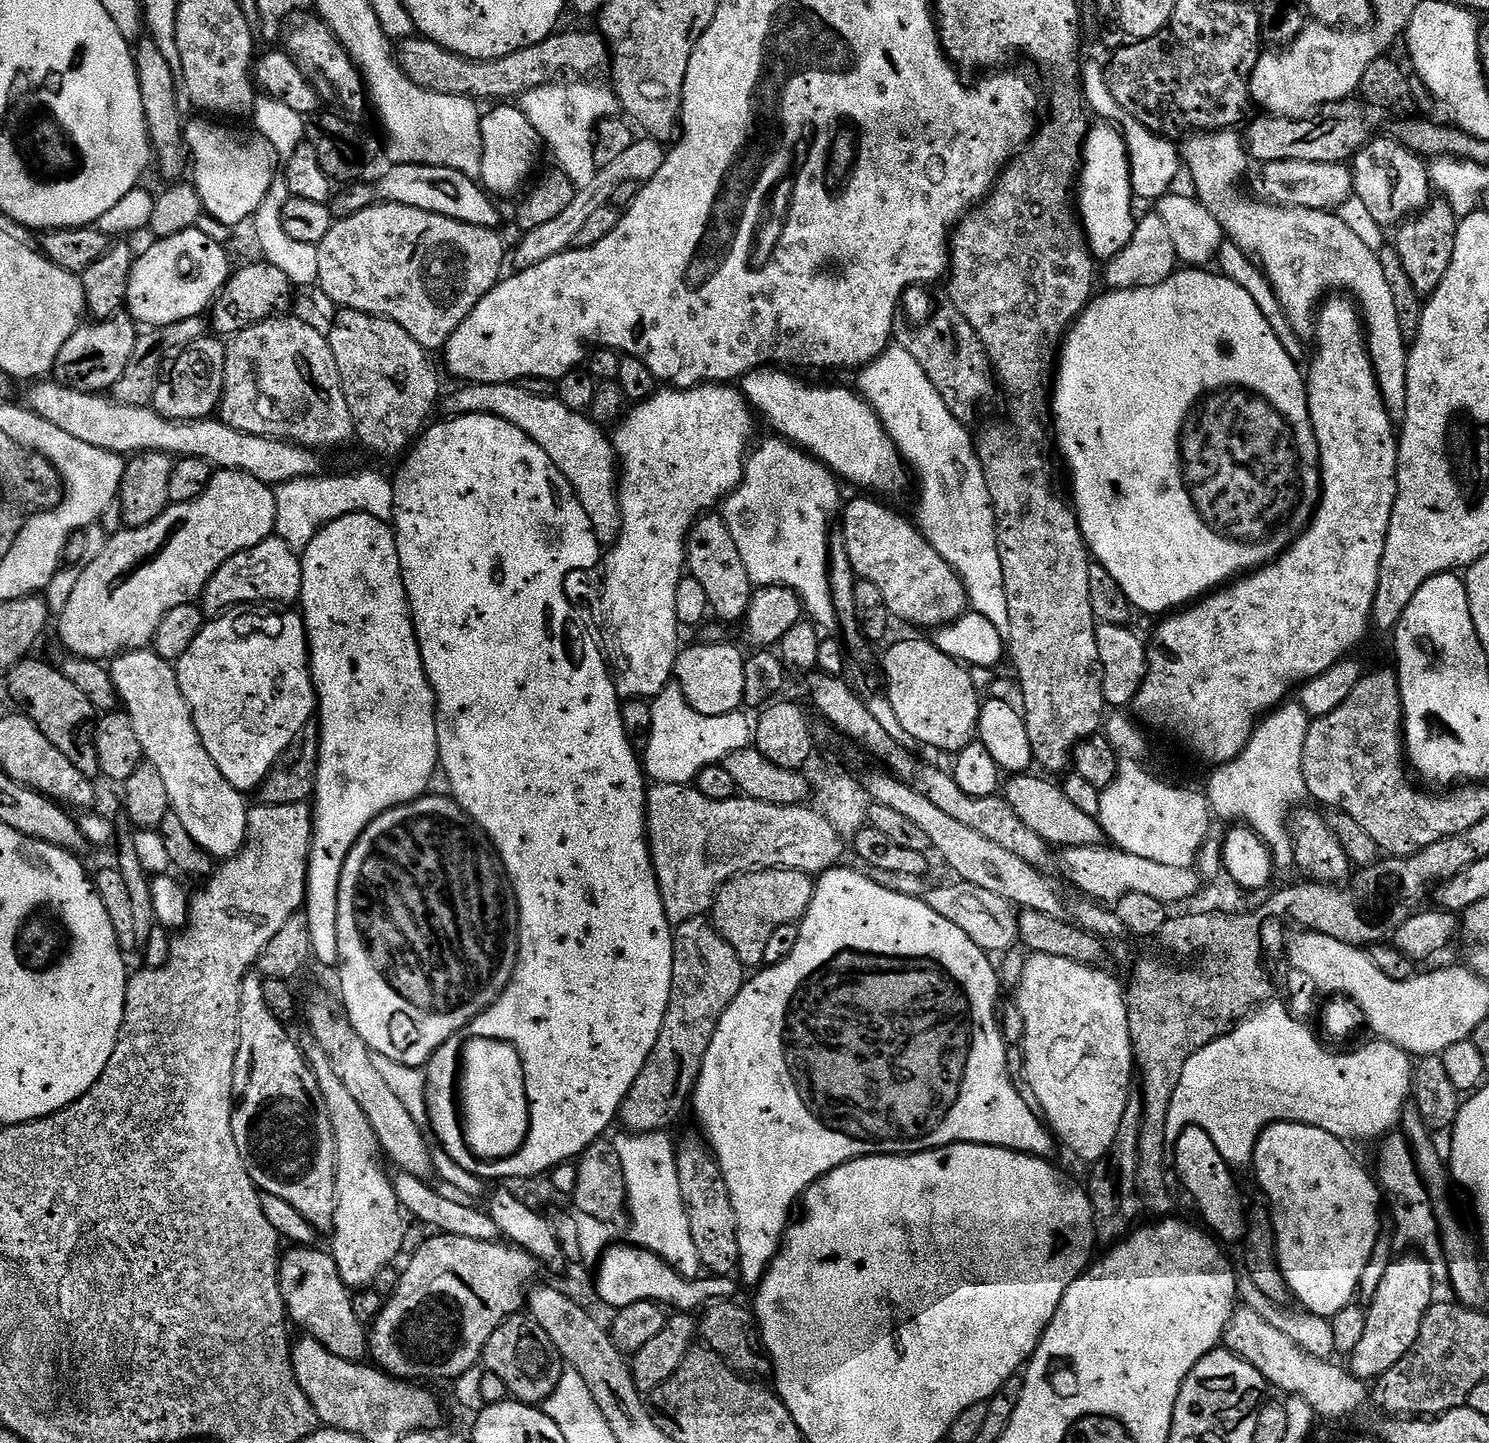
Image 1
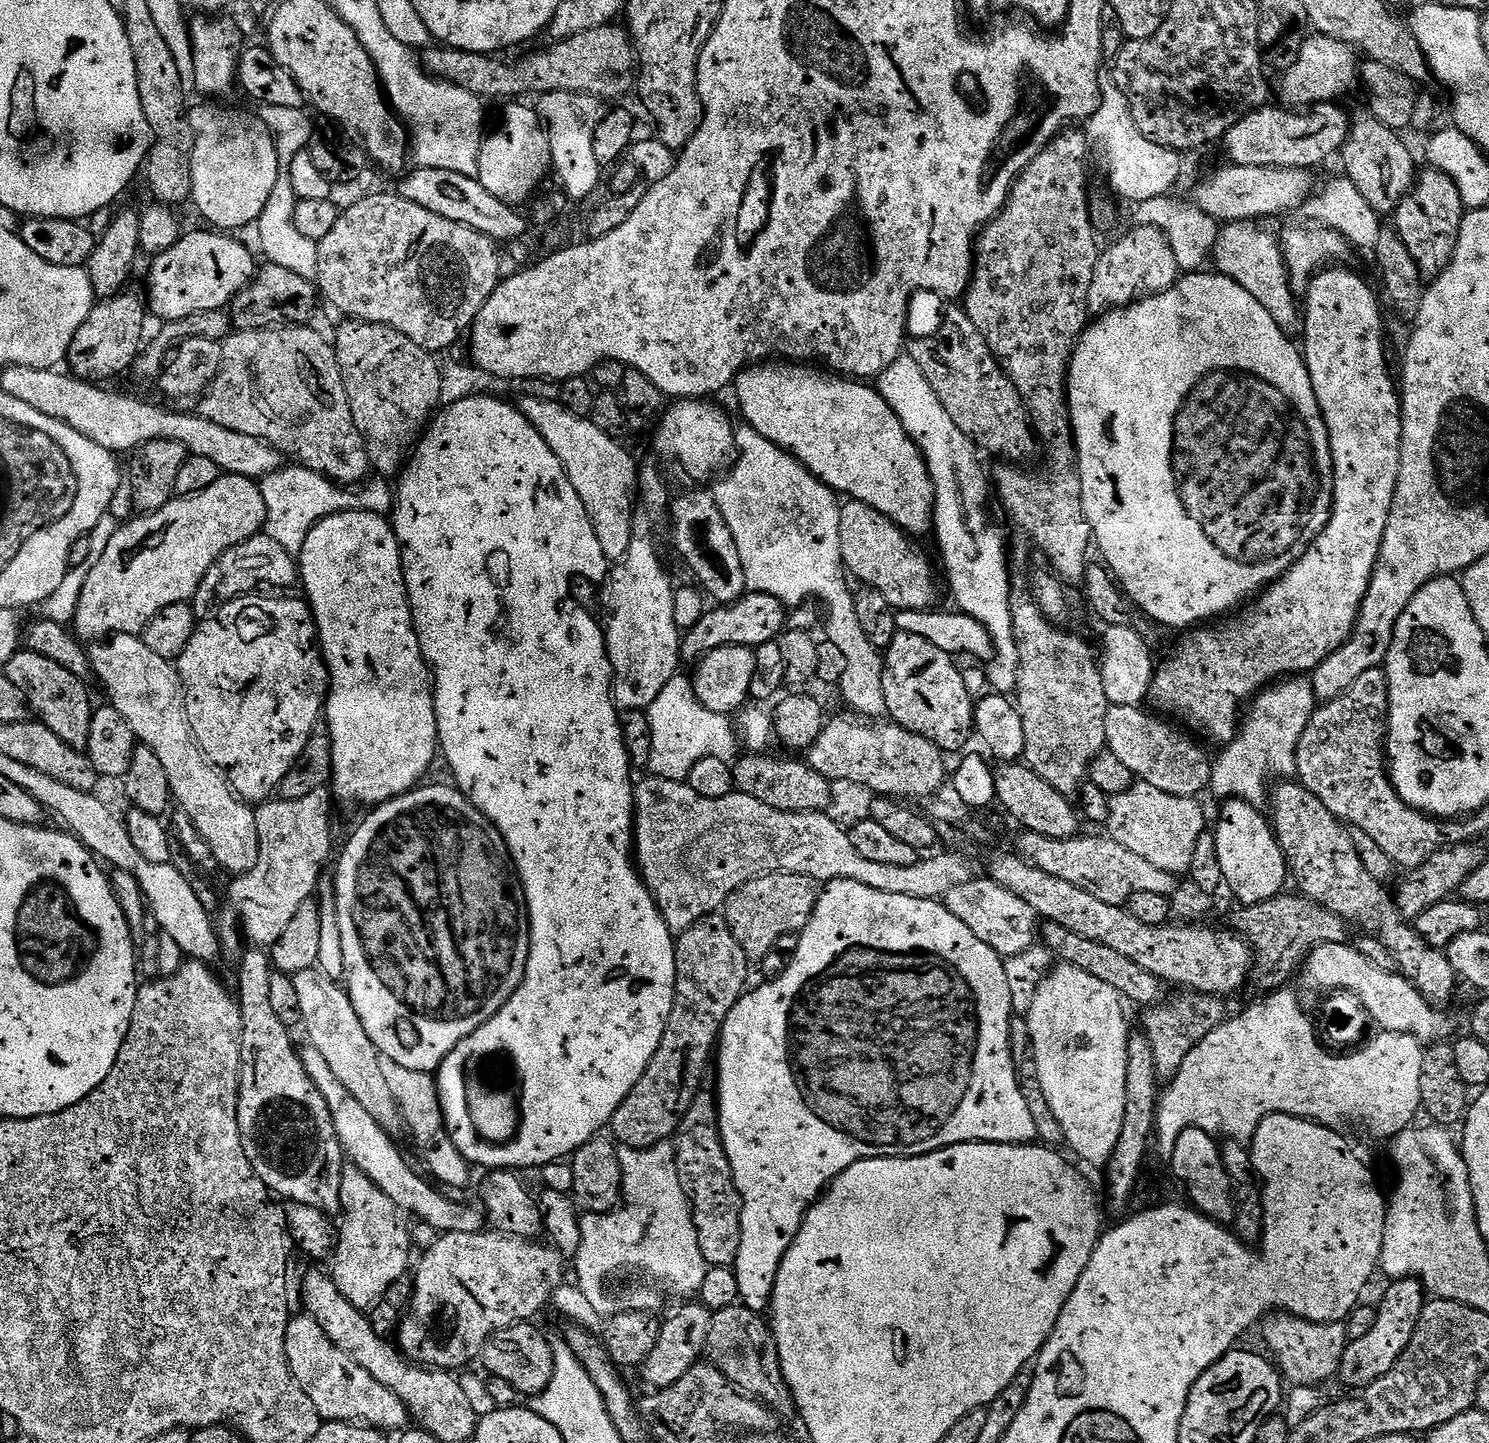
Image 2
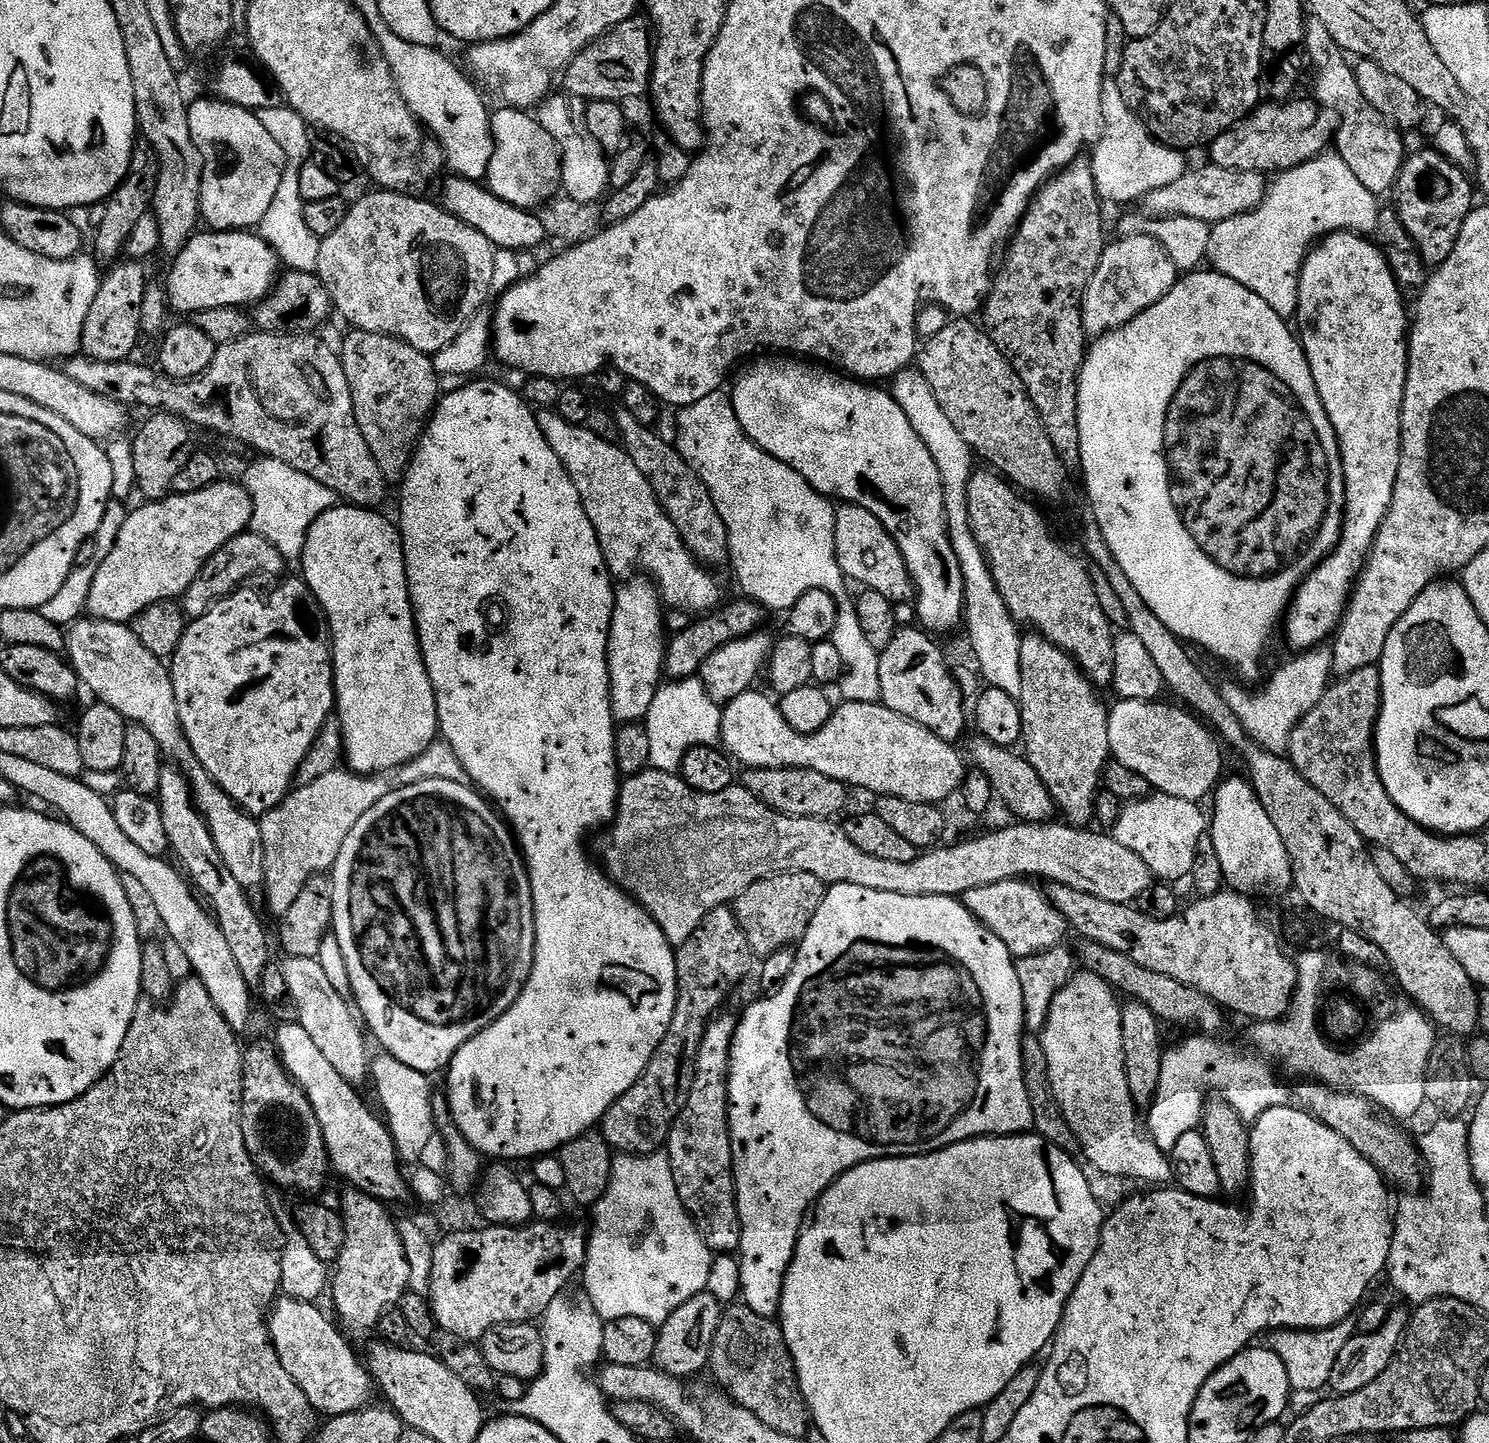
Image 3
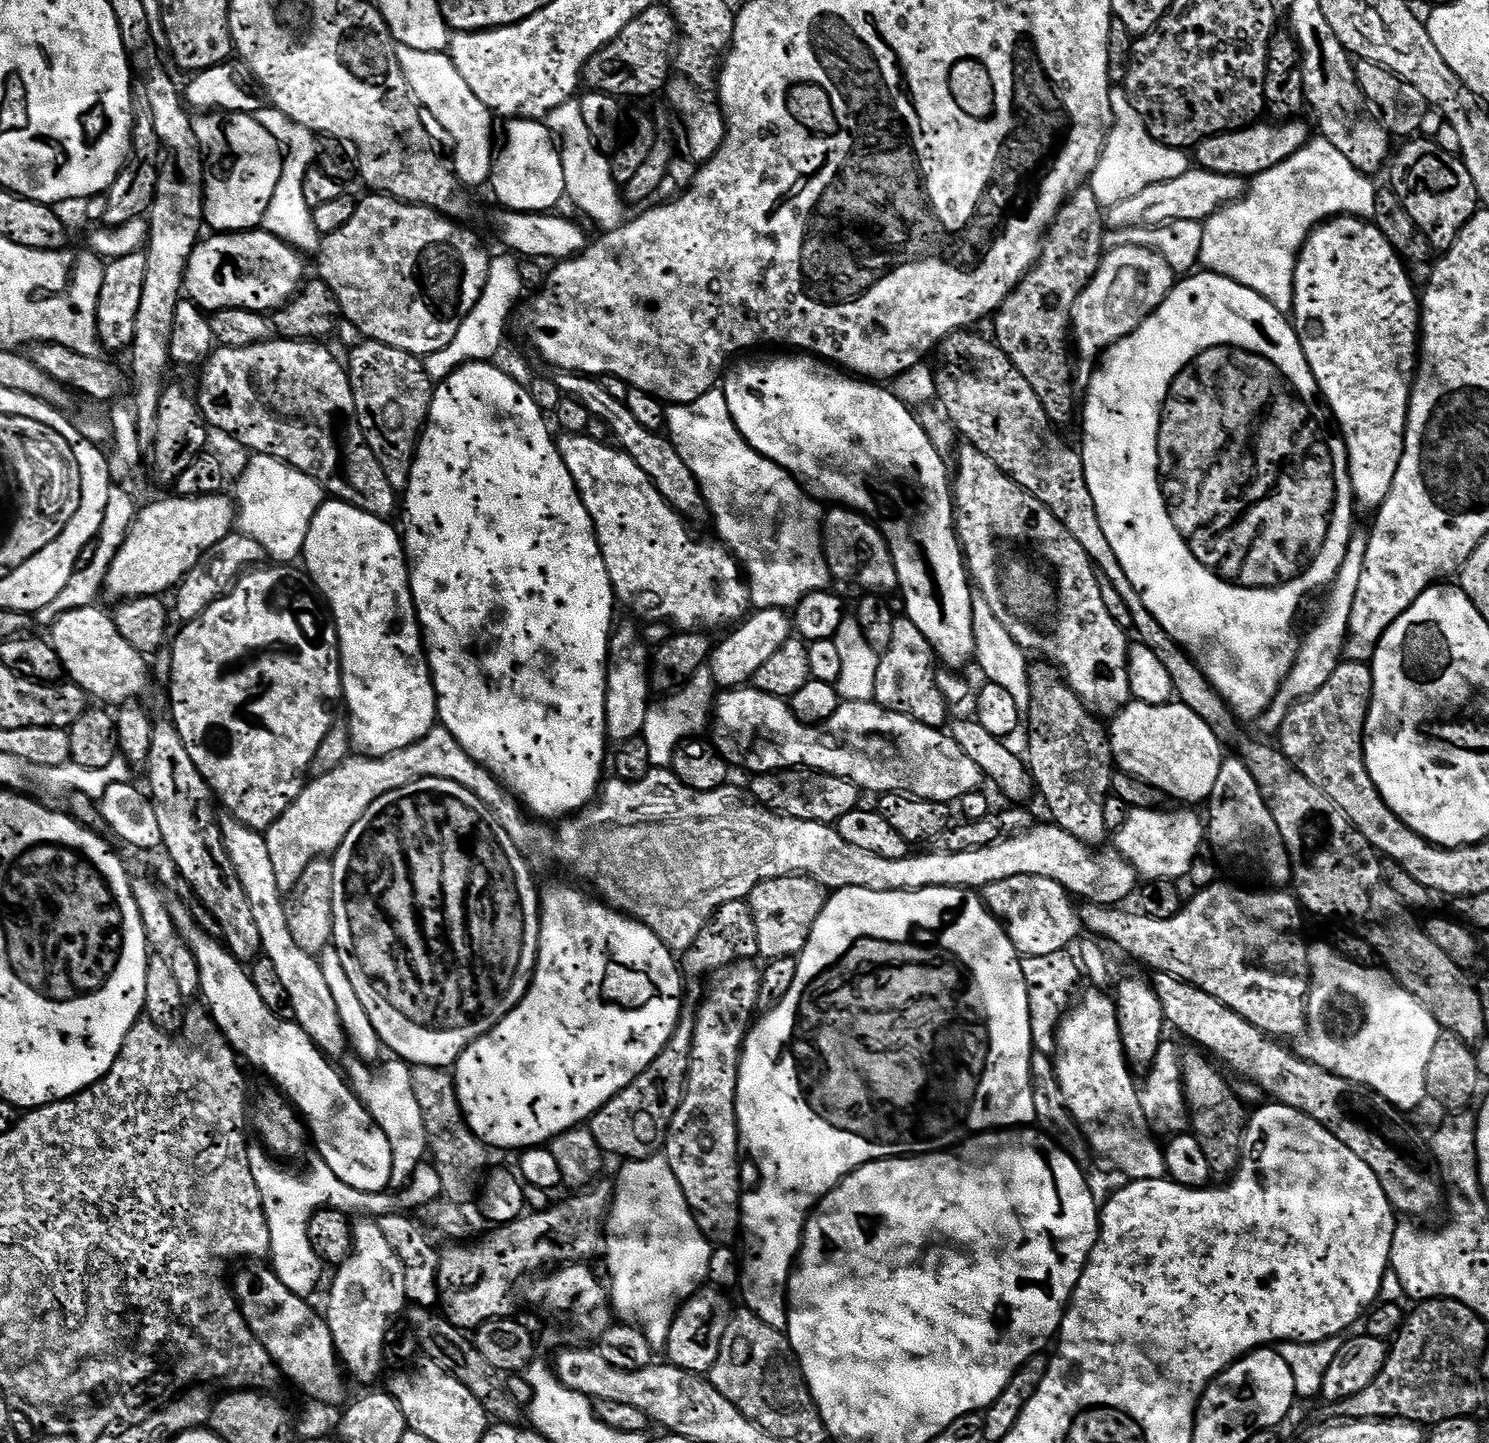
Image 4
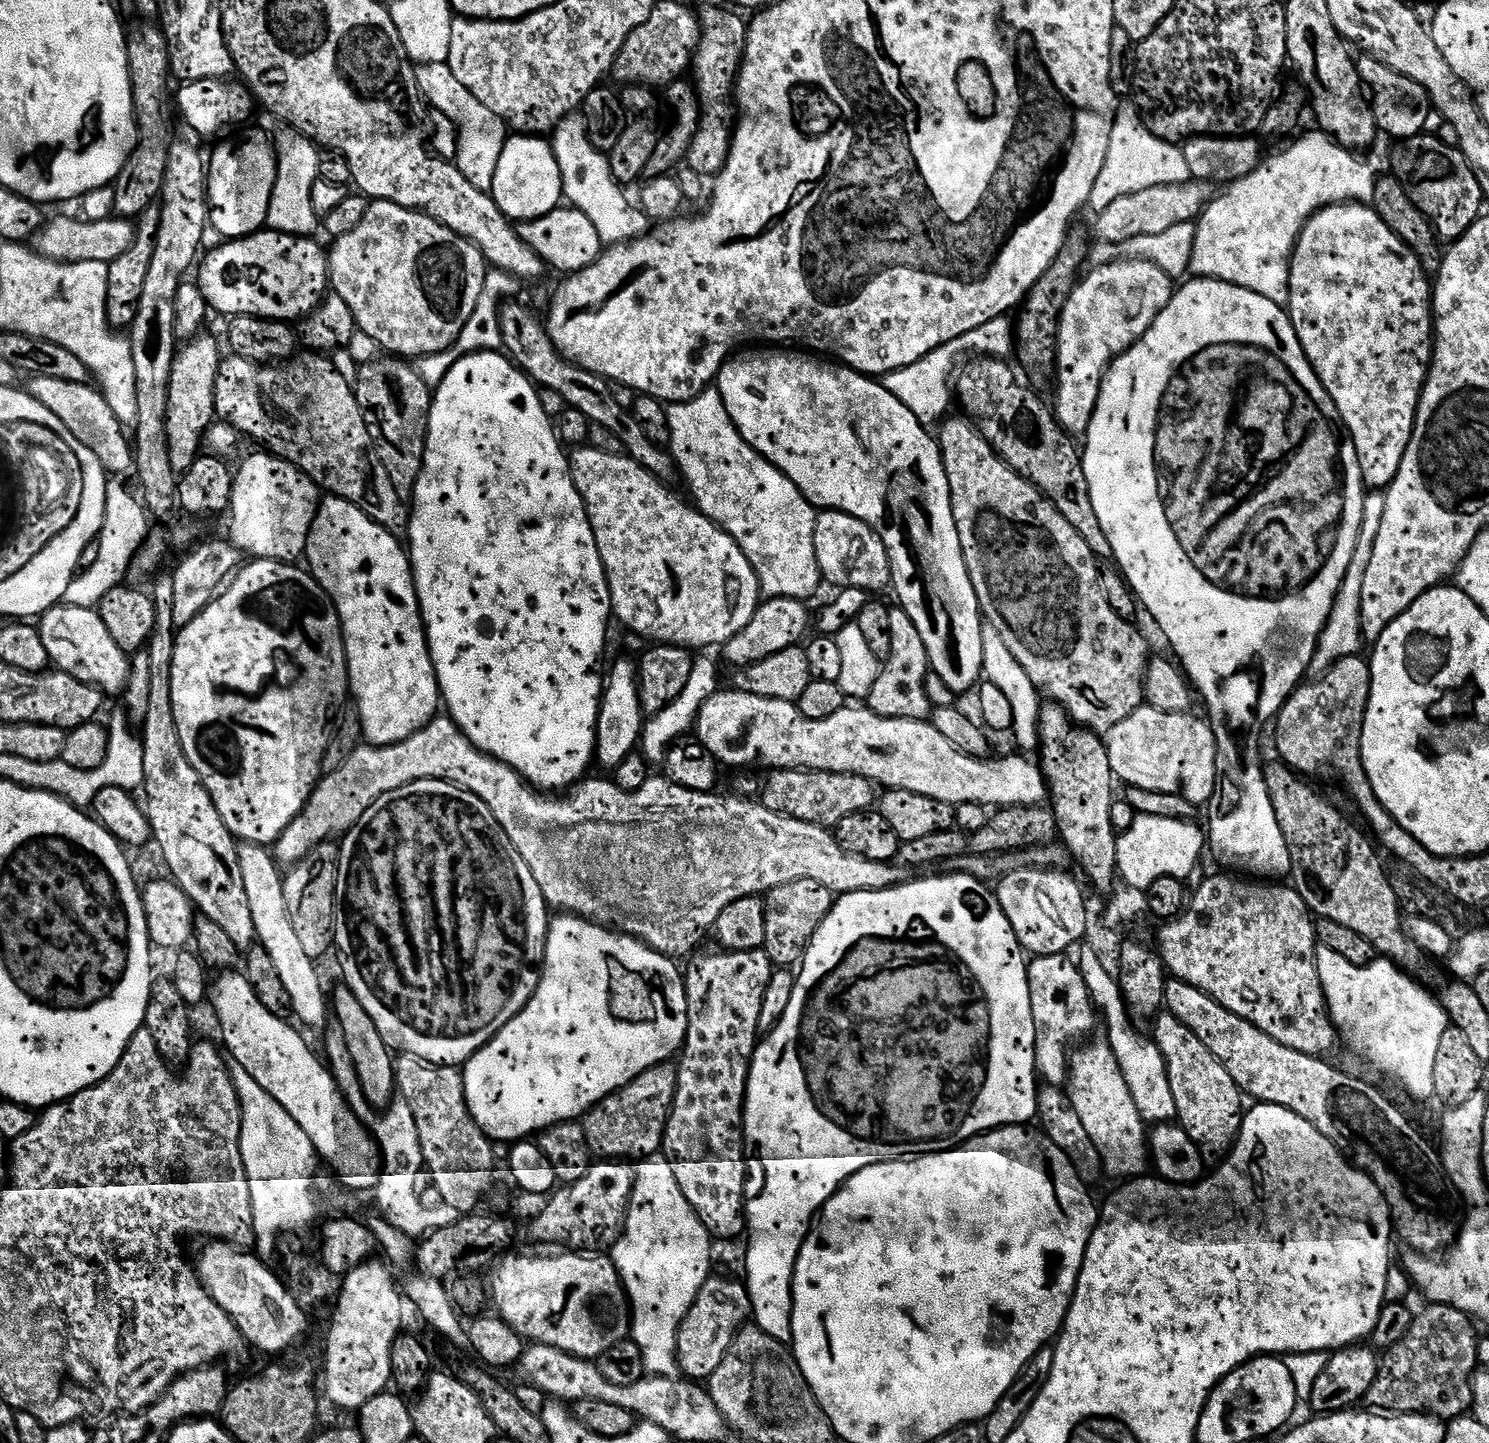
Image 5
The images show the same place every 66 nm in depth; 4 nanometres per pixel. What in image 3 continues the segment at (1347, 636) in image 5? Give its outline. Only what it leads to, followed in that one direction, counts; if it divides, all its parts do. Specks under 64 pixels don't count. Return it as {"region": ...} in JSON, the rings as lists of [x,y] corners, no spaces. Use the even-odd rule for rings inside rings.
{"region":[[[1331,647],[1309,649],[1294,658],[1292,662],[1282,665],[1258,694],[1249,694],[1235,679],[1219,685],[1220,697],[1238,718],[1248,738],[1276,755],[1283,755],[1287,751],[1298,722],[1321,702],[1333,675]]]}

